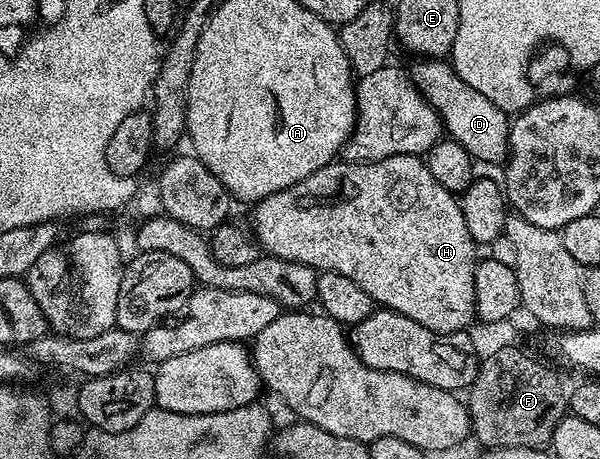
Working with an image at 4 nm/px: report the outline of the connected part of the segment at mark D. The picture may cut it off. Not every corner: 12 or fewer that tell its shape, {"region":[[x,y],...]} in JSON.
{"region":[[446,59],[408,76],[475,162],[507,160],[511,118]]}

